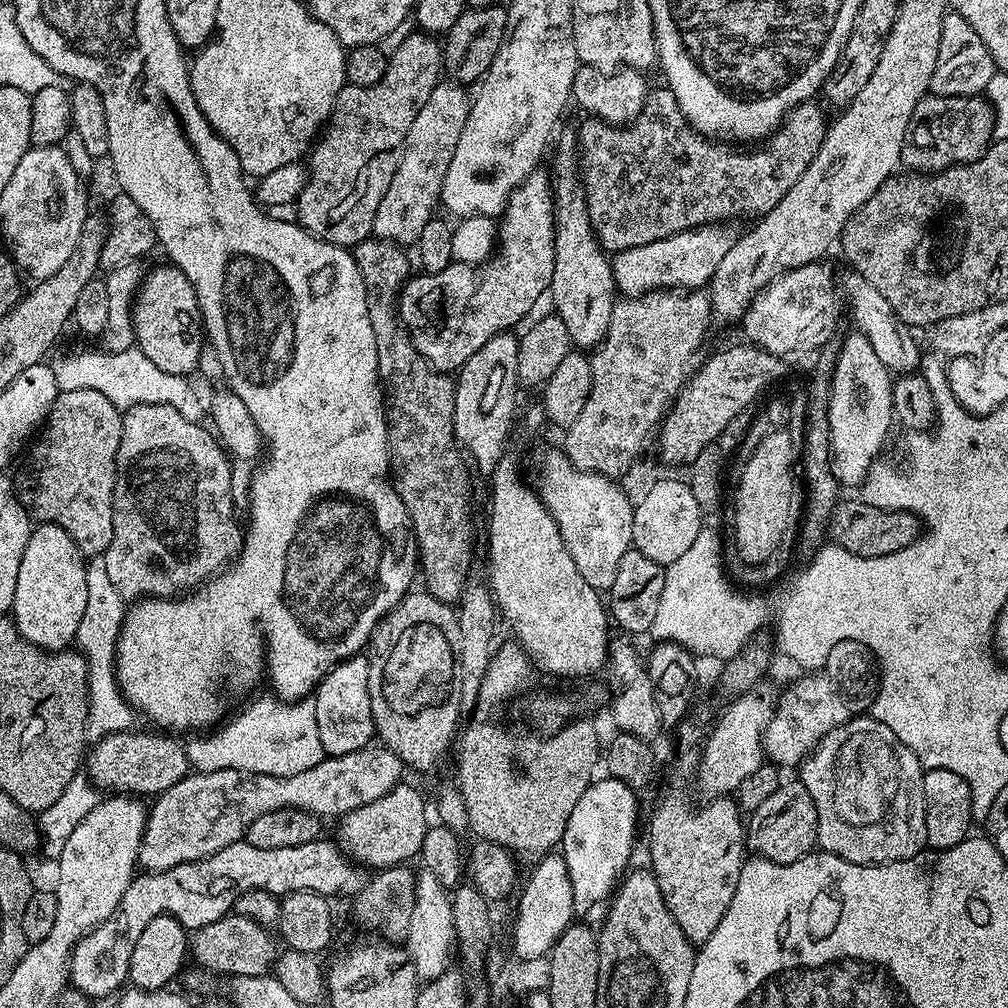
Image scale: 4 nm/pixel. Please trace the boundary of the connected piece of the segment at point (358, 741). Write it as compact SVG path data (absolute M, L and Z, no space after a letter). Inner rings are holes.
M357 654L332 669L320 679L314 689L318 734L322 737L322 746L328 756L350 754L362 750L373 743L376 736L376 723L370 710L370 690L368 689L367 655Z

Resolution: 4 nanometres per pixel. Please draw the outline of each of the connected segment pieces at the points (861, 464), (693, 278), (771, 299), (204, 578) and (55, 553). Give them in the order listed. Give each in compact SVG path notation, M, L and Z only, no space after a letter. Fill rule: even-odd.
M856 331L847 333L841 341L839 358L836 359L835 370L832 374L832 386L831 386L831 398L828 403L828 421L830 422L831 432L831 450L832 450L832 468L835 470L836 478L840 481L841 485L845 487L853 486L853 488L859 487L863 483L867 474L872 469L873 464L879 459L878 454L881 452L891 424L894 424L894 413L893 413L893 396L892 396L892 381L893 375L890 373L888 368L882 365L879 361L878 354L874 351L874 346L870 345L870 340L862 335L860 340L856 340Z
M707 224L658 242L646 242L646 246L634 246L625 252L617 252L611 257L617 293L627 298L661 290L703 289L711 284L714 270L718 270L730 246L734 246L737 235L737 229L732 229L732 226Z
M824 262L795 268L769 284L748 307L742 321L743 339L781 358L789 358L795 352L815 353L837 335L836 296L838 300L834 276L832 280Z
M175 403L139 404L123 413L122 442L116 455L116 485L112 499L114 538L108 549L104 551L103 557L106 562L106 574L110 574L110 578L116 581L118 594L126 602L135 602L141 598L175 598L181 594L187 594L211 580L221 569L231 564L239 556L240 547L244 544L242 524L241 521L240 524L236 521L236 508L232 505L233 461L230 459L229 453L207 427L204 429L202 425L187 420L172 404Z
M37 523L26 542L26 551L22 553L22 566L18 566L18 587L14 589L14 602L10 618L16 629L34 646L47 652L65 651L75 641L78 634L78 622L82 622L82 613L86 610L86 570L88 569L84 553L78 550L74 538L62 530L62 526Z

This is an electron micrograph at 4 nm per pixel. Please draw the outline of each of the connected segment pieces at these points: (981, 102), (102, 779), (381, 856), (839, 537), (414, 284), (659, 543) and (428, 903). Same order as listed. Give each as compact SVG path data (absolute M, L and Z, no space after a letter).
M983 95L923 96L914 106L908 137L900 146L900 163L912 174L944 172L956 164L980 160L994 143L996 115Z
M136 731L112 732L91 745L86 756L86 772L97 789L110 788L114 794L155 798L189 775L188 749L172 737L175 735L154 736L150 732Z
M401 782L395 784L389 792L382 794L382 798L374 798L374 802L366 802L366 806L358 806L358 810L350 810L345 816L339 817L338 824L340 824L340 837L338 837L338 843L341 848L344 849L345 853L355 863L363 866L368 870L379 870L381 868L394 868L397 866L404 866L409 863L408 859L413 856L413 858L419 857L420 847L422 846L423 839L426 838L426 834L430 827L430 820L428 820L428 812L424 809L424 796L415 788L412 784L407 784L407 782Z
M853 498L837 503L828 520L829 539L858 557L886 557L898 550L905 549L922 532L922 522L910 512L890 511L887 508L870 506L864 501Z
M537 170L528 175L510 194L498 220L498 251L487 262L473 267L453 263L447 272L433 276L416 274L400 290L398 315L408 331L418 354L438 372L452 374L459 370L475 351L482 349L490 339L514 326L539 302L545 299L554 278L554 238L556 201L552 199L552 177L547 171Z
M683 479L660 480L650 485L644 497L635 501L632 513L632 547L646 554L646 558L665 566L673 564L682 558L682 554L686 554L686 550L690 550L702 527L702 509L698 506L698 498L694 498L690 486Z
M425 870L416 872L416 893L414 911L410 914L410 930L406 937L408 958L411 960L417 977L427 982L438 978L449 969L448 959L454 956L457 943L454 930L454 910L449 889Z

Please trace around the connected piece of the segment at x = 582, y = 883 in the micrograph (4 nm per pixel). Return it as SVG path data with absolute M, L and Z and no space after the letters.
M593 779L586 794L578 798L558 845L566 862L566 870L570 870L574 906L580 914L590 911L595 904L603 905L613 895L629 867L628 859L636 844L636 819L640 816L640 808L636 805L637 793L621 781L603 779Z

